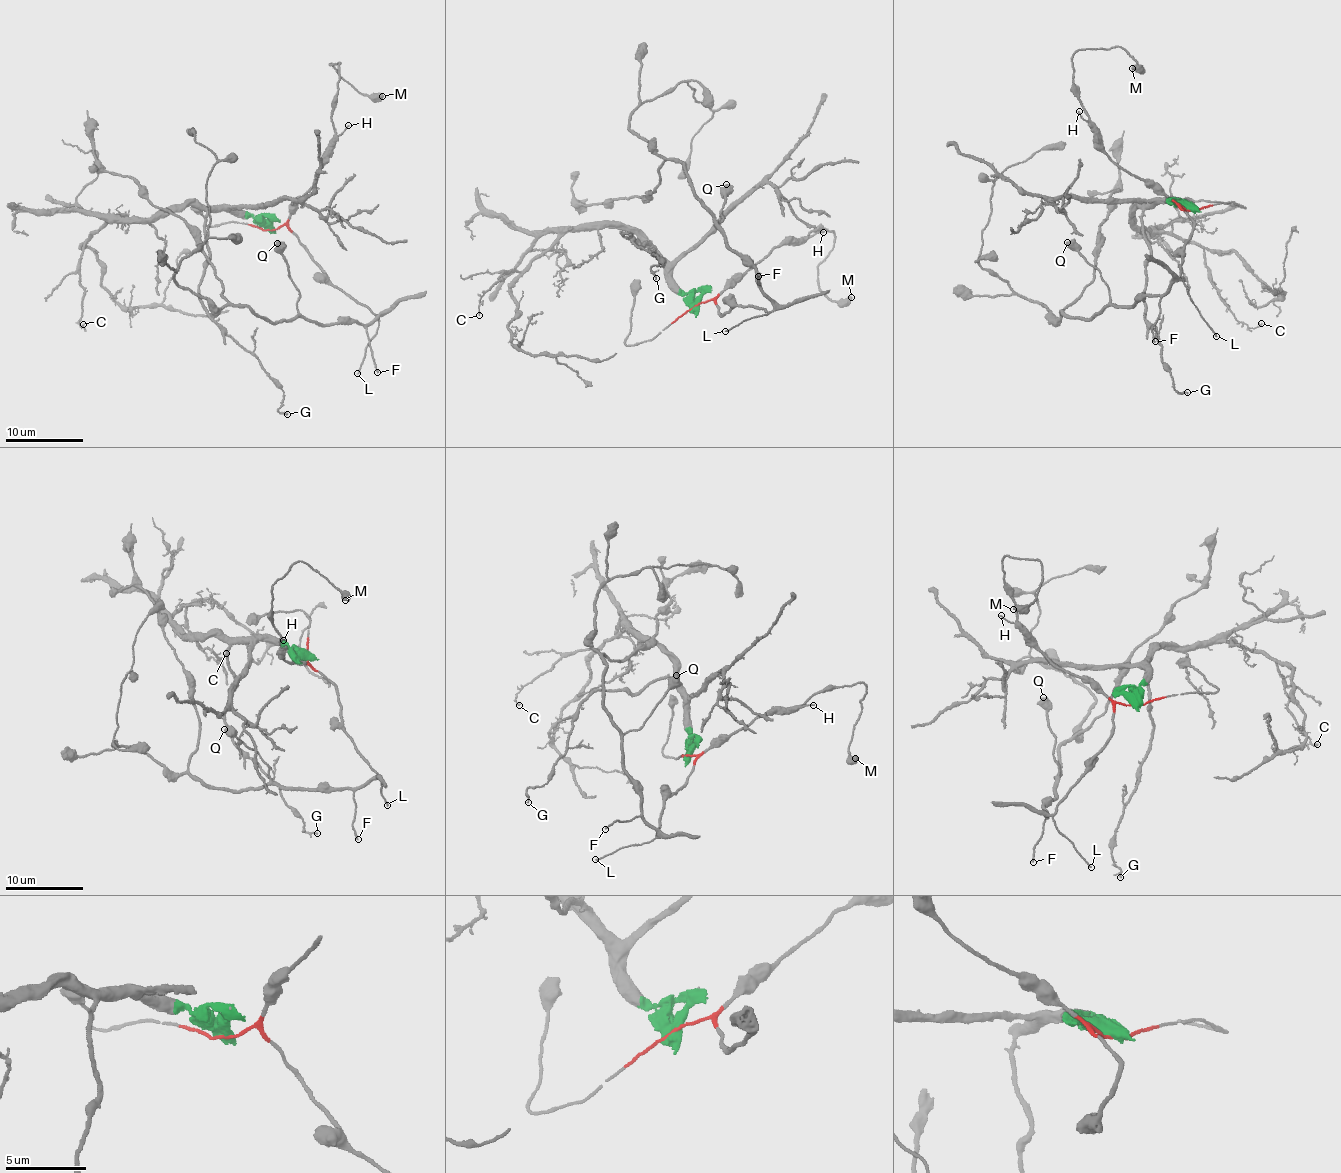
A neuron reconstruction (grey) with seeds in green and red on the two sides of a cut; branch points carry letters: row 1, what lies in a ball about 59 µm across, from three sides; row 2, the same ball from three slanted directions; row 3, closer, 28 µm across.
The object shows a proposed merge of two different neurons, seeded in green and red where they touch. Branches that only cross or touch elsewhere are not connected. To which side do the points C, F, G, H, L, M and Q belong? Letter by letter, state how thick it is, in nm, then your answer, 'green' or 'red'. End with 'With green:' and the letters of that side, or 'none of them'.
C: calibre 120 nm; green
F: calibre 180 nm; red
G: calibre 100 nm; green
H: calibre 120 nm; red
L: calibre 140 nm; red
M: calibre 500 nm; red
Q: calibre 650 nm; red
With green: C, G

